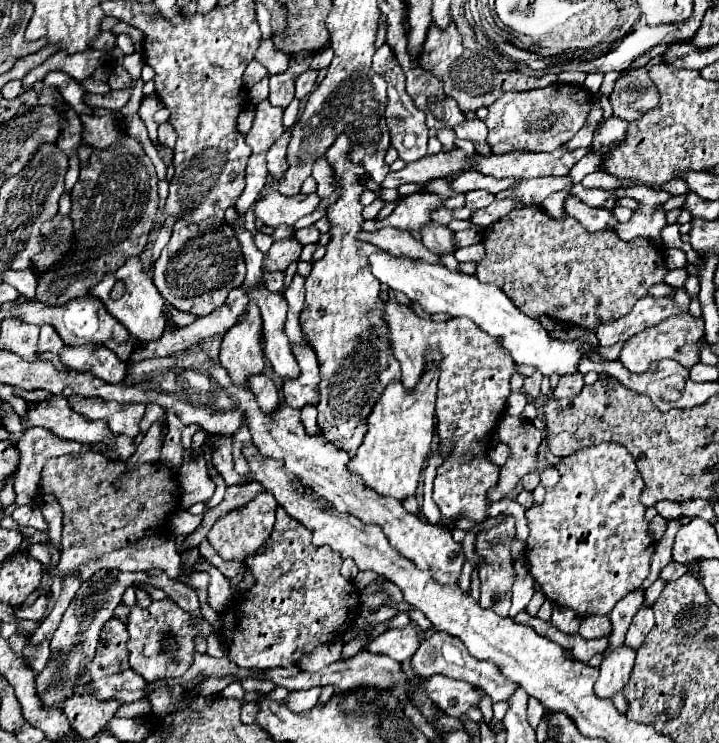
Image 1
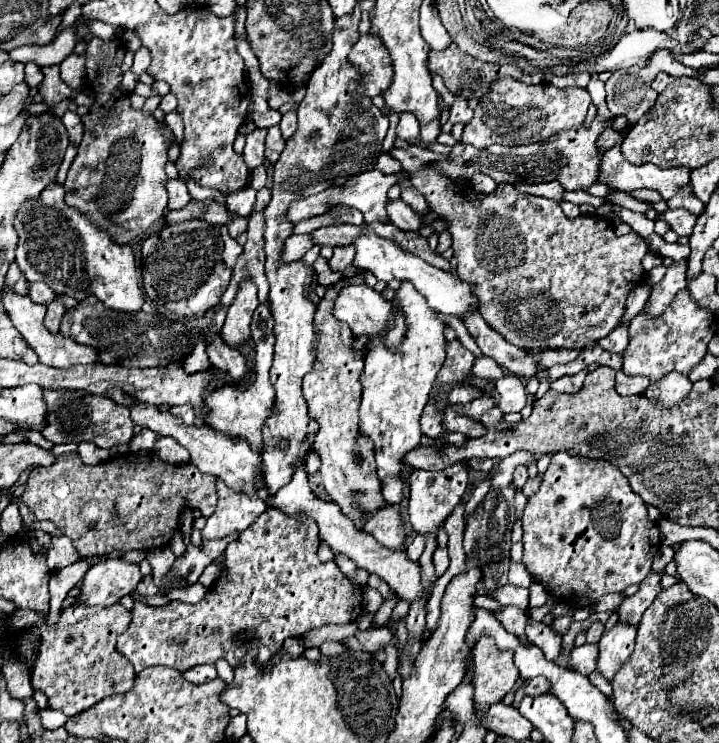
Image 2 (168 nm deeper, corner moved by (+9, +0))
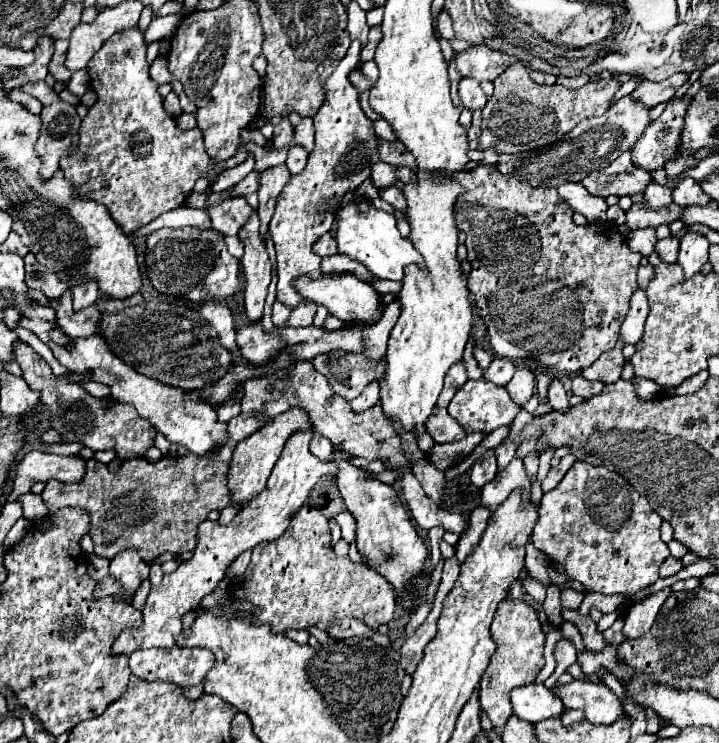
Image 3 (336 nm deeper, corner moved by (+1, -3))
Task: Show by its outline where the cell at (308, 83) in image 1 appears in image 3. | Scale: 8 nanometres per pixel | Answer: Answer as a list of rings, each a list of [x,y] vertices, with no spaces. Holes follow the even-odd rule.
[[[298,145],[292,147],[292,149],[288,151],[288,159],[286,159],[286,165],[288,165],[290,173],[292,173],[292,175],[300,173],[300,171],[306,167],[306,159],[308,159],[308,153],[306,153],[304,147],[298,147]]]

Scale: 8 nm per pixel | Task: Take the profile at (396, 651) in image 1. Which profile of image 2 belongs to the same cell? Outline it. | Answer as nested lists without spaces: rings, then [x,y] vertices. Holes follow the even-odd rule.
[[[382,626],[382,628],[374,628],[374,630],[366,630],[366,632],[358,630],[354,636],[344,640],[344,644],[348,644],[352,650],[378,652],[378,650],[384,650],[392,640],[394,640],[392,628]]]

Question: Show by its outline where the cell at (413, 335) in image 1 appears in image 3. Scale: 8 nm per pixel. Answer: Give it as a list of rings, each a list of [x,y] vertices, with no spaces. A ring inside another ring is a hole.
[[[334,273],[334,275],[320,275],[318,279],[306,279],[306,275],[302,279],[298,279],[296,283],[298,293],[306,299],[312,301],[316,305],[324,305],[330,315],[342,319],[342,321],[370,321],[370,319],[378,319],[382,315],[382,307],[378,303],[380,295],[374,291],[372,285],[360,281],[356,275],[352,273]]]

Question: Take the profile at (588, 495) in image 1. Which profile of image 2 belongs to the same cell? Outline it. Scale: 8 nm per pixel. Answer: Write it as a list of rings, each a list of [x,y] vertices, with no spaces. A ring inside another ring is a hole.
[[[568,452],[552,454],[540,490],[532,498],[528,498],[522,524],[524,566],[540,584],[546,586],[552,598],[578,608],[596,604],[604,594],[622,592],[632,584],[640,584],[650,574],[652,558],[660,548],[658,524],[648,518],[646,504],[630,488],[626,476],[608,460],[578,458],[570,456]]]

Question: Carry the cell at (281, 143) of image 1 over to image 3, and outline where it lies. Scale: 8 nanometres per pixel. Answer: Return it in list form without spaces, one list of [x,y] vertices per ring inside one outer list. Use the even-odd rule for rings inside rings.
[[[284,117],[284,119],[274,127],[274,147],[276,147],[276,149],[282,149],[284,145],[290,143],[292,135],[294,135],[294,129],[292,129],[290,121]]]

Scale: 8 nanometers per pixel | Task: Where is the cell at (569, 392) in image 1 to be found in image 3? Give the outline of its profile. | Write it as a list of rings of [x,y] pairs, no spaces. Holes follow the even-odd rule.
[[[582,375],[572,377],[572,391],[574,391],[574,395],[580,395],[580,397],[586,397],[588,399],[588,397],[600,393],[602,389],[604,389],[604,383],[602,381],[588,381]]]

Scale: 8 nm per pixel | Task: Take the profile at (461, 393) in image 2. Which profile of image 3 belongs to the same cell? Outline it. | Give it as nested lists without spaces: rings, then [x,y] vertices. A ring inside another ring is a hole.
[[[468,379],[458,393],[454,395],[454,399],[448,405],[448,413],[458,421],[458,425],[464,427],[466,433],[474,433],[474,431],[482,431],[484,435],[496,431],[498,427],[512,427],[514,417],[520,413],[520,405],[516,405],[506,387],[500,387],[496,383],[490,383],[486,379]]]

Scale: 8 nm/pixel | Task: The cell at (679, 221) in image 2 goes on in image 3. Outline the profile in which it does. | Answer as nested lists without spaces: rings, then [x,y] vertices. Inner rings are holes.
[[[632,195],[632,207],[626,213],[626,223],[630,229],[642,229],[642,227],[658,227],[658,225],[670,225],[672,221],[678,221],[684,207],[678,207],[676,203],[662,207],[662,209],[648,209],[644,205],[644,195]]]

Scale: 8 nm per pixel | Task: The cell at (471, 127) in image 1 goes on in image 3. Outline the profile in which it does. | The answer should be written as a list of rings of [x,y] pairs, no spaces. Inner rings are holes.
[[[462,77],[460,83],[458,83],[458,91],[460,91],[464,107],[468,107],[472,111],[474,109],[484,109],[488,97],[484,95],[484,91],[480,87],[480,81],[470,79],[470,77]]]

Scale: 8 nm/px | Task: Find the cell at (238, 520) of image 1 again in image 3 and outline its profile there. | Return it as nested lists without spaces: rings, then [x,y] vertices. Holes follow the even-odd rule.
[[[292,407],[290,411],[274,417],[264,429],[252,433],[250,437],[242,439],[236,445],[232,465],[230,465],[230,477],[228,477],[228,487],[234,493],[232,503],[238,503],[238,507],[242,509],[246,503],[250,503],[258,493],[262,493],[266,489],[266,481],[270,477],[270,471],[274,469],[274,463],[282,455],[282,447],[286,445],[286,439],[290,439],[290,435],[294,431],[300,431],[302,427],[306,427],[306,431],[312,431],[310,415],[306,415],[306,411],[302,411],[298,407]]]

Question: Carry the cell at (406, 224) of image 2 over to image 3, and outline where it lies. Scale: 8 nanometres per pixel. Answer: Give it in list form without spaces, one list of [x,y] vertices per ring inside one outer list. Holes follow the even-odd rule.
[[[396,185],[386,187],[386,189],[380,189],[380,197],[382,197],[384,201],[388,201],[388,203],[390,203],[394,209],[406,211],[406,199],[404,199],[402,191],[400,191]]]

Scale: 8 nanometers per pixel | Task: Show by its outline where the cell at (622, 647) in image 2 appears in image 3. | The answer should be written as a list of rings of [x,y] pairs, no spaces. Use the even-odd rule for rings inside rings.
[[[666,587],[662,591],[646,595],[644,599],[636,599],[630,605],[630,611],[628,611],[626,619],[624,619],[624,635],[626,635],[626,639],[638,639],[640,635],[644,635],[652,627],[662,603],[668,599],[670,593],[672,593],[672,589]]]

